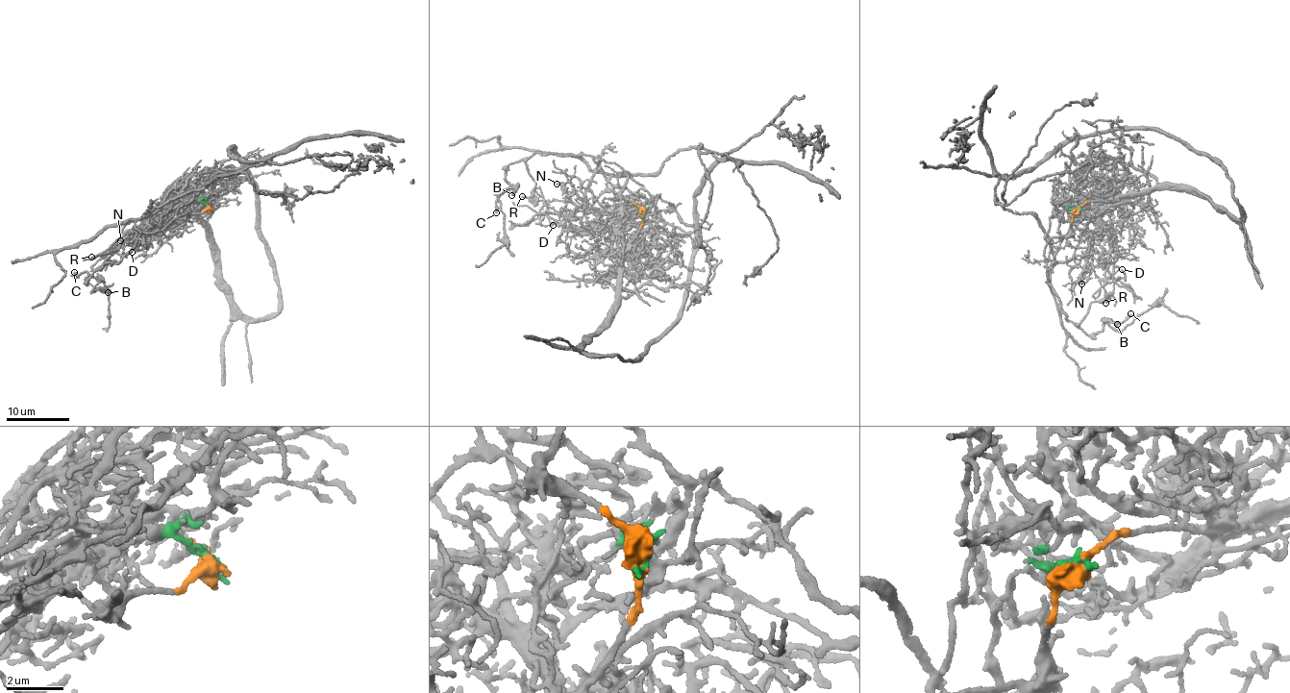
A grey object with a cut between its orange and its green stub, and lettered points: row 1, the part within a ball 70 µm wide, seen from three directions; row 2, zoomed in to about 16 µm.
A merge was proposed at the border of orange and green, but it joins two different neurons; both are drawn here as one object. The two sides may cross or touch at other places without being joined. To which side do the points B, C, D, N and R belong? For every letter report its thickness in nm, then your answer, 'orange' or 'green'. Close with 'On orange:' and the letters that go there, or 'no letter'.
B: calibre 220 nm; orange
C: calibre 240 nm; orange
D: calibre 140 nm; green
N: calibre 280 nm; green
R: calibre 150 nm; green
On orange: B, C

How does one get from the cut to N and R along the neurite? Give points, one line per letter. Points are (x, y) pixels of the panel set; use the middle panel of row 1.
N: (644, 214), (640, 210), (633, 216), (622, 217), (608, 212), (595, 213), (580, 203), (579, 196), (556, 184)
R: (644, 214), (640, 210), (633, 216), (622, 217), (608, 212), (595, 213), (583, 205), (531, 201), (522, 195)

